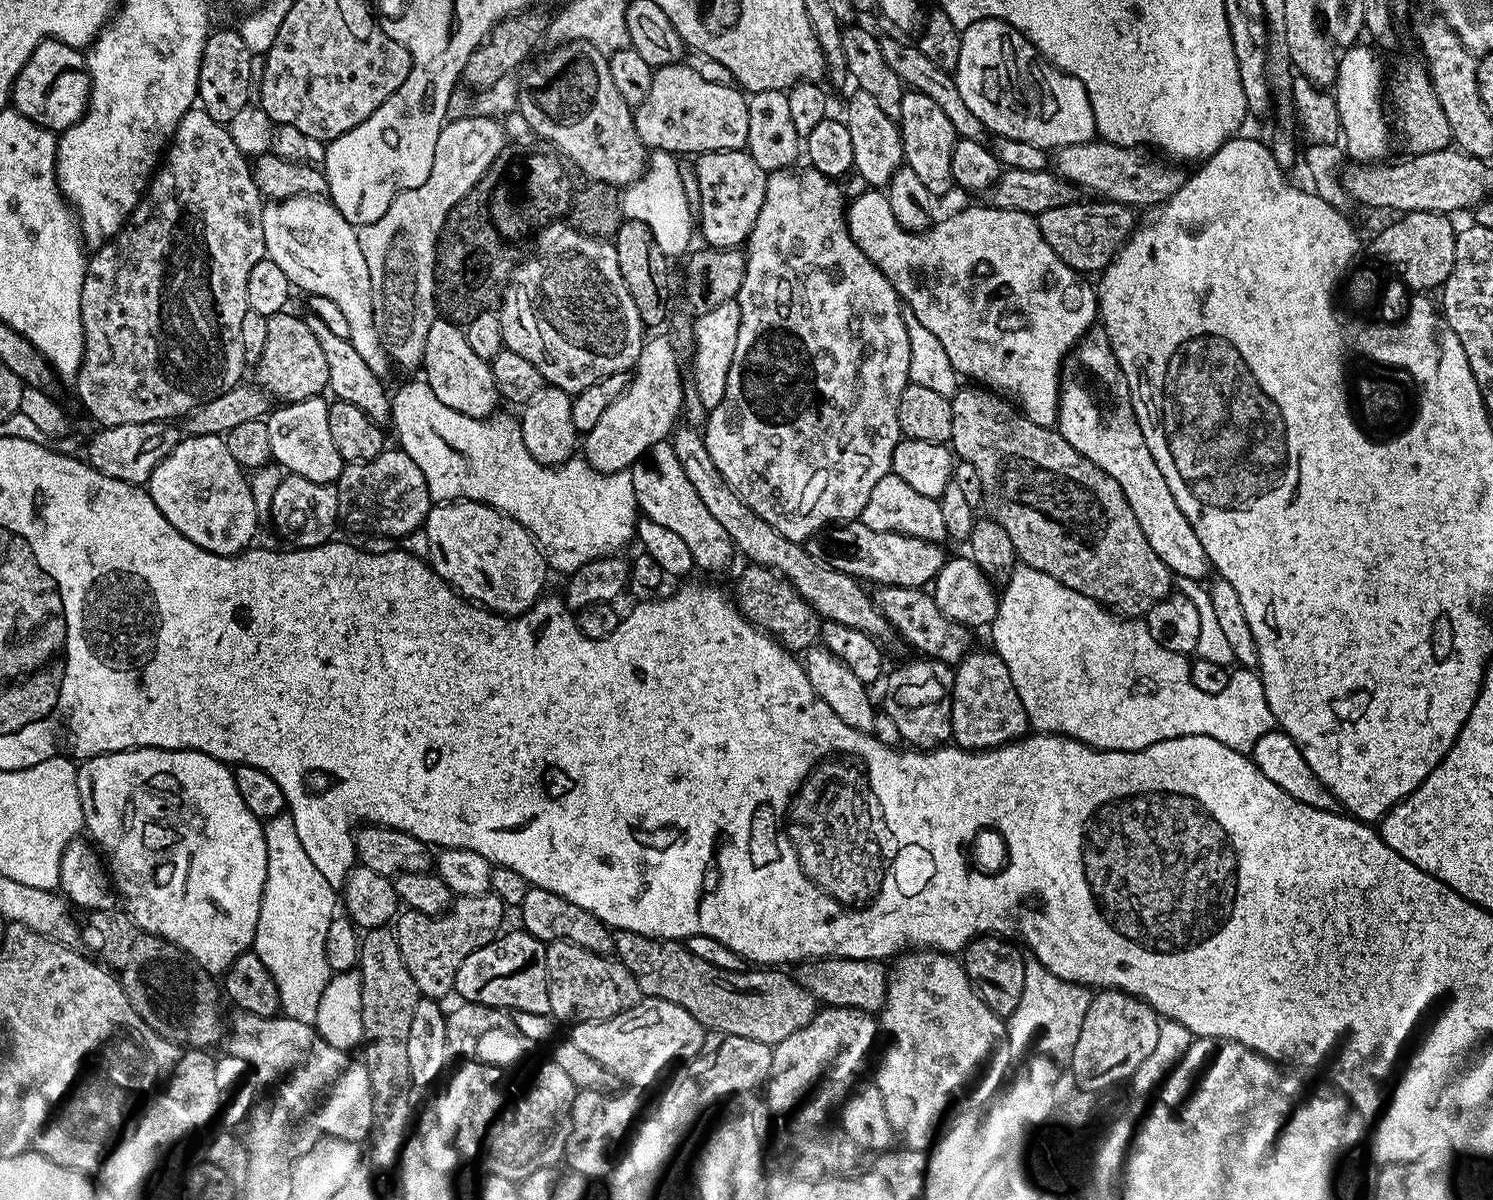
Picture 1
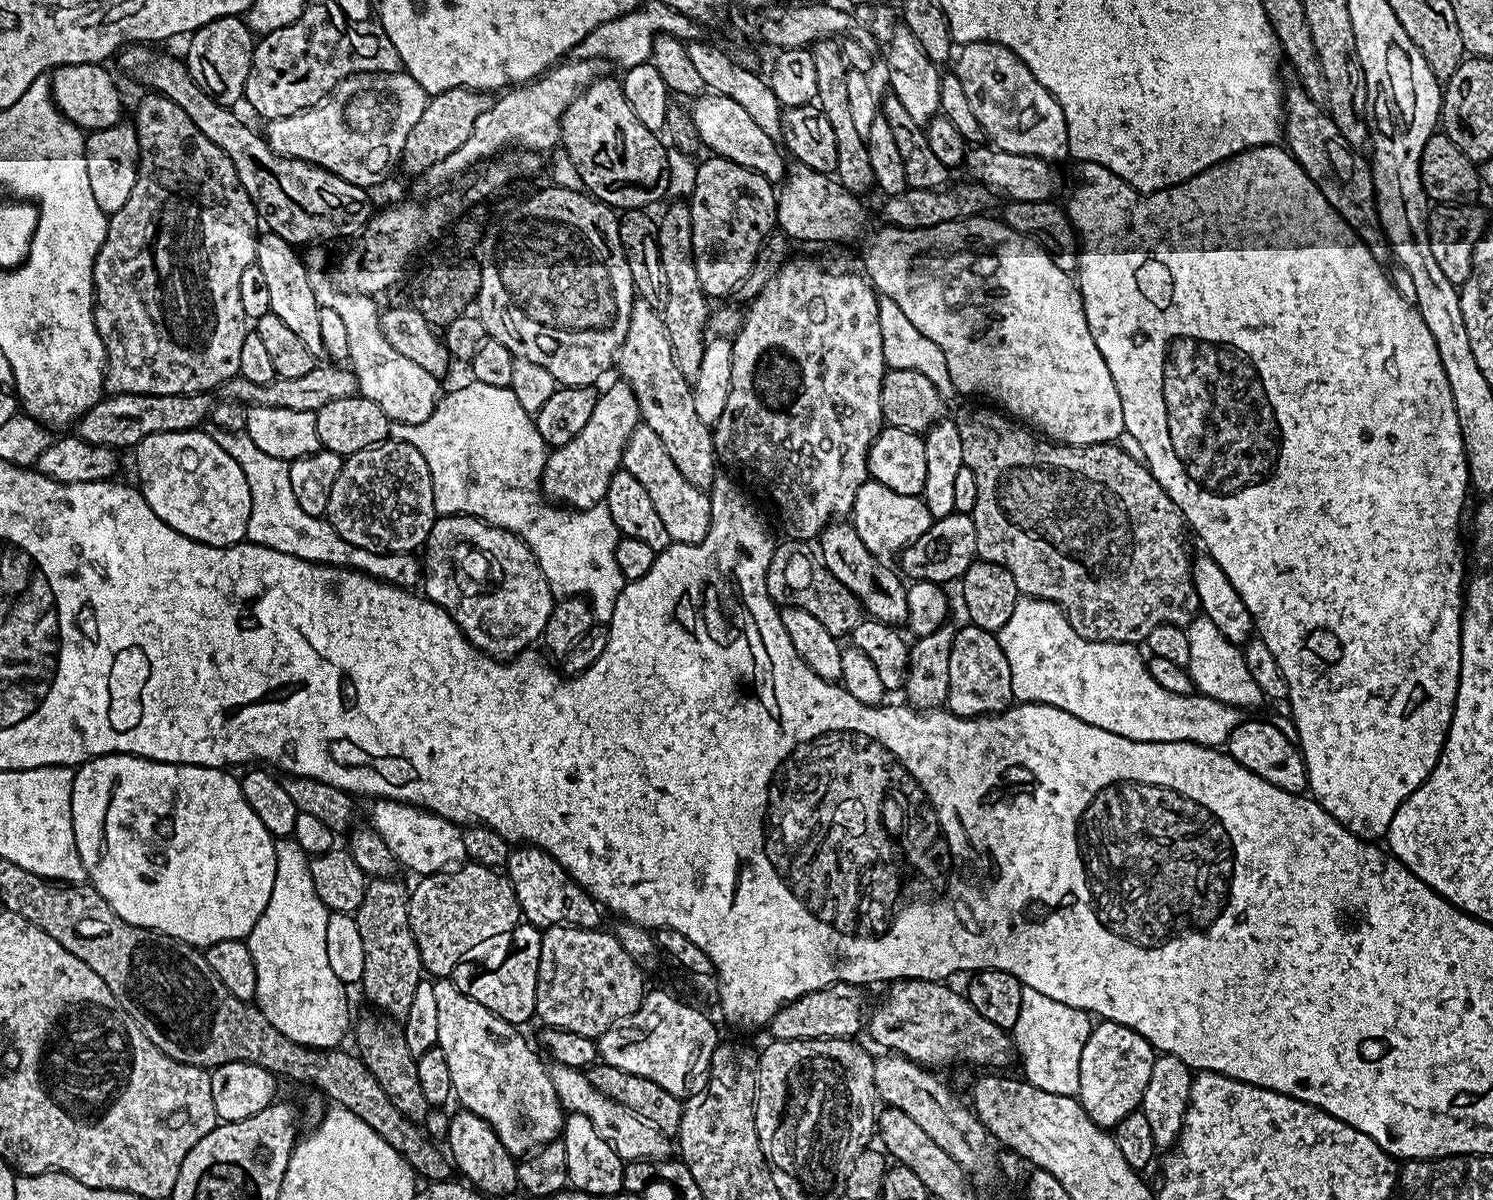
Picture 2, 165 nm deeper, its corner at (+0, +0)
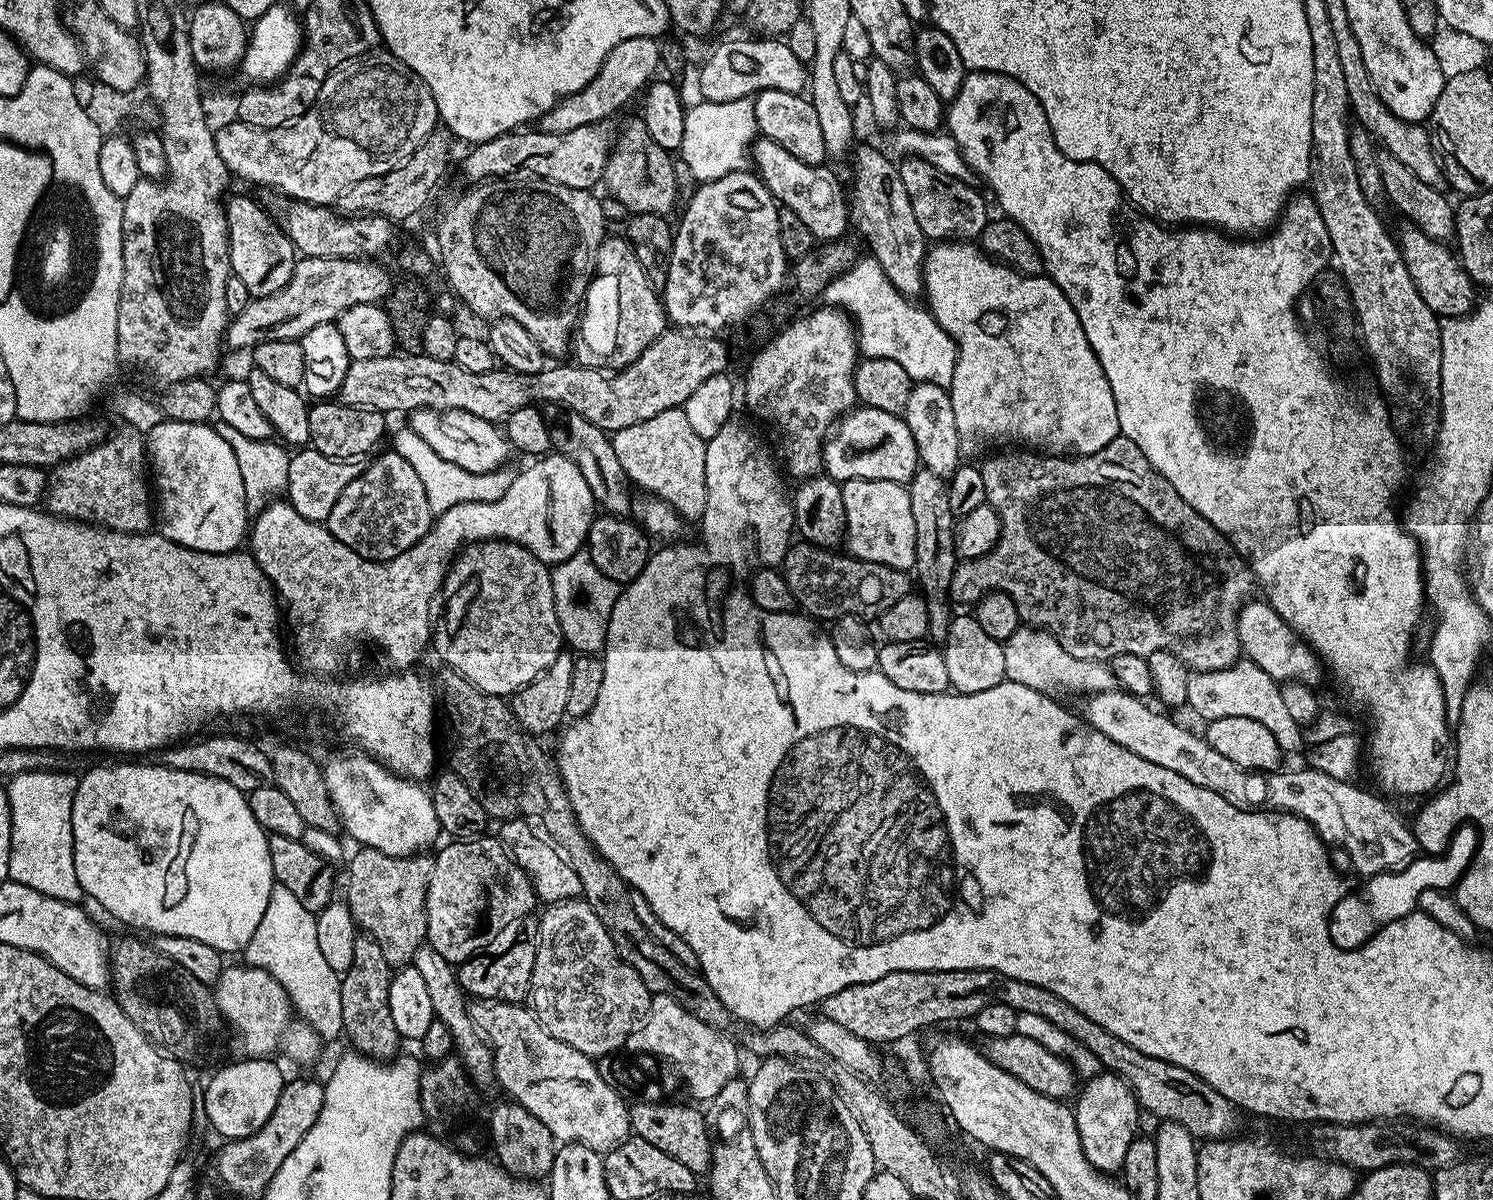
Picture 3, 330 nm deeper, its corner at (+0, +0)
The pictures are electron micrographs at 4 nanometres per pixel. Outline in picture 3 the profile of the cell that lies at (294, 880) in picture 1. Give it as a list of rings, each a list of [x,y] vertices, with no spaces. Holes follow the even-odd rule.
[[[273,883],[266,910],[260,913],[258,930],[254,930],[250,942],[242,949],[242,960],[245,965],[269,972],[286,990],[295,1015],[306,1021],[320,1035],[321,1041],[328,1042],[344,1031],[342,994],[340,976],[322,958],[315,924],[313,912],[306,910],[286,886]]]

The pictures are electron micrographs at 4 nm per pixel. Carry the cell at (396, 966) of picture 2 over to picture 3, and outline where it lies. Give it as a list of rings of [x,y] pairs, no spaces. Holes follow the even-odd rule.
[[[363,846],[355,849],[352,861],[348,864],[348,896],[346,903],[353,916],[353,921],[361,933],[374,942],[382,950],[386,962],[390,966],[408,966],[420,945],[425,943],[428,931],[426,930],[426,890],[432,873],[433,857],[428,854],[417,854],[415,856],[391,856],[382,854],[382,850],[365,848]]]

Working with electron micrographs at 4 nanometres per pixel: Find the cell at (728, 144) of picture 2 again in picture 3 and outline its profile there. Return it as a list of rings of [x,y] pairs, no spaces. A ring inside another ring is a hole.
[[[760,138],[753,143],[750,149],[750,160],[754,165],[755,171],[761,180],[764,181],[769,192],[772,193],[774,199],[783,207],[794,210],[798,217],[802,218],[802,222],[806,224],[807,229],[820,242],[835,242],[845,235],[844,231],[850,228],[850,204],[846,199],[846,192],[840,189],[840,184],[836,181],[834,173],[824,164],[807,164],[798,158],[794,158],[794,154],[790,154],[790,150],[782,150],[782,146],[778,146],[778,142],[767,138]]]

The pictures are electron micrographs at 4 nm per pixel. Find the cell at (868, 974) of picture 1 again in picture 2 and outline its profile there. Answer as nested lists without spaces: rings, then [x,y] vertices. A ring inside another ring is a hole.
[[[893,980],[887,985],[888,993],[880,1000],[880,1005],[876,1009],[871,1009],[870,1015],[866,1020],[866,1032],[872,1035],[872,1040],[878,1047],[884,1048],[889,1053],[905,1056],[908,1060],[913,1060],[916,1064],[925,1066],[936,1066],[932,1064],[989,1064],[992,1068],[1004,1068],[1008,1063],[1014,1060],[1013,1038],[1005,1029],[994,1026],[994,1022],[982,1018],[982,1014],[978,1014],[978,1010],[974,1010],[974,1006],[969,1002],[967,995],[963,991],[955,992],[952,988],[947,988],[947,983],[939,980]]]

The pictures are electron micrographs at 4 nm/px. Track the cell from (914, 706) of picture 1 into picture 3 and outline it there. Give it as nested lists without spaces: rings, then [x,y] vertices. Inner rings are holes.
[[[921,467],[914,474],[912,483],[907,485],[907,490],[910,494],[910,510],[914,513],[914,576],[919,587],[920,584],[924,587],[922,592],[928,601],[928,636],[933,641],[943,642],[948,636],[948,626],[953,617],[953,613],[948,612],[949,601],[945,597],[948,596],[948,583],[958,563],[948,485],[945,477]]]

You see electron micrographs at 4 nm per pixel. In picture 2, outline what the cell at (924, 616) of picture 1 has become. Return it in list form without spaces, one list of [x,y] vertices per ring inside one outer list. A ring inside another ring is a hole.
[[[837,518],[820,531],[818,537],[818,556],[824,568],[846,586],[860,600],[860,607],[873,620],[881,620],[883,624],[900,626],[908,618],[908,584],[902,579],[901,573],[891,563],[881,557],[870,554],[866,550],[866,542],[858,538],[858,530],[850,522]]]

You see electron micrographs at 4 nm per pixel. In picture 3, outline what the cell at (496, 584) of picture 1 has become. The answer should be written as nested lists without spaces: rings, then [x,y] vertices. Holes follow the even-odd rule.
[[[481,540],[474,544],[469,544],[460,549],[458,555],[451,561],[448,574],[444,577],[444,586],[442,589],[442,600],[444,596],[444,605],[439,605],[438,615],[434,620],[434,631],[432,633],[431,643],[436,644],[436,652],[449,664],[451,671],[463,680],[474,685],[478,690],[486,694],[494,694],[505,698],[511,697],[512,693],[519,692],[525,688],[534,678],[538,678],[558,658],[562,650],[562,637],[560,627],[558,626],[558,614],[554,610],[554,586],[552,585],[552,573],[549,565],[543,564],[530,550],[526,550],[522,545],[514,540]]]

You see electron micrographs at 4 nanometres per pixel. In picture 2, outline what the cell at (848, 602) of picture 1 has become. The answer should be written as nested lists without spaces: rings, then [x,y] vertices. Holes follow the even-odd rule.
[[[644,301],[633,303],[630,326],[627,327],[626,338],[616,359],[616,370],[621,374],[619,377],[631,386],[639,404],[641,421],[661,439],[674,466],[691,485],[711,489],[718,476],[718,458],[711,427],[698,417],[693,385],[683,377],[678,364],[674,362],[663,315]]]

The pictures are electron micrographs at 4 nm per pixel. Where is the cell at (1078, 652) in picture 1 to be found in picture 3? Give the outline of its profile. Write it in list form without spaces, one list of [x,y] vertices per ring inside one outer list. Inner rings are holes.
[[[1020,626],[1003,642],[1004,657],[1006,658],[1007,679],[1018,682],[1022,686],[1030,686],[1039,692],[1055,693],[1055,688],[1065,688],[1068,692],[1110,692],[1116,688],[1116,680],[1112,676],[1111,667],[1103,660],[1087,660],[1074,658],[1043,628]]]

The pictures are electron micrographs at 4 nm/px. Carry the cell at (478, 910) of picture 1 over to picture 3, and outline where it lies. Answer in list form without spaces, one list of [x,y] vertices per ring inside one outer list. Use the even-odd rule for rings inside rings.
[[[488,835],[453,839],[448,842],[452,844],[446,845],[440,853],[435,853],[432,862],[432,873],[426,890],[426,943],[438,950],[438,954],[442,954],[442,958],[449,962],[459,962],[475,956],[496,937],[498,930],[518,918],[533,915],[532,907],[537,907],[538,904],[534,886],[522,866],[516,864],[511,852],[495,835]]]

